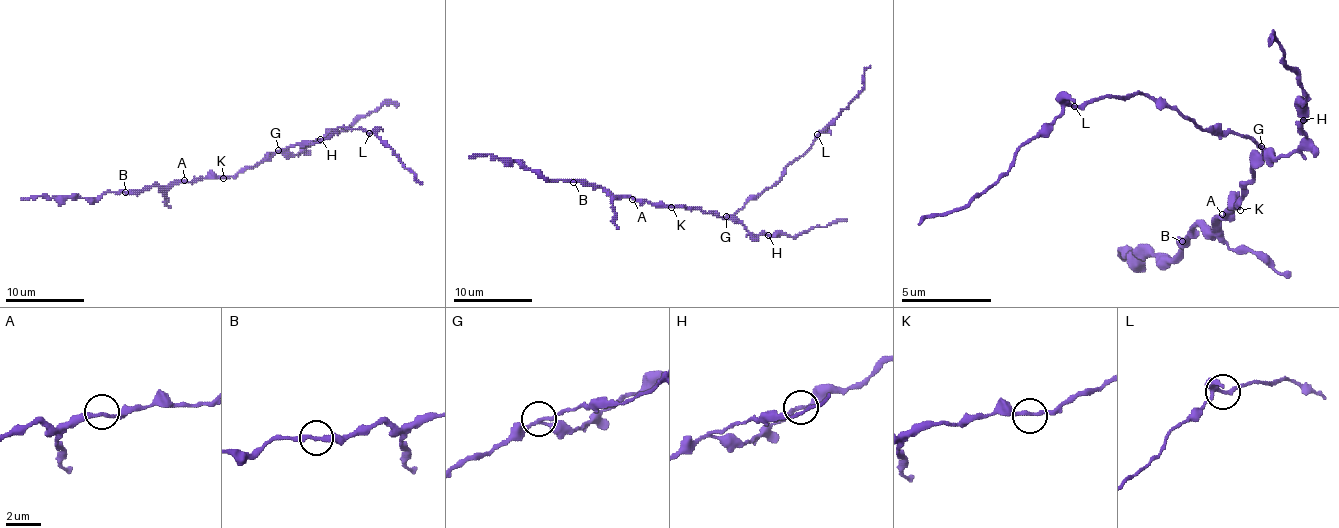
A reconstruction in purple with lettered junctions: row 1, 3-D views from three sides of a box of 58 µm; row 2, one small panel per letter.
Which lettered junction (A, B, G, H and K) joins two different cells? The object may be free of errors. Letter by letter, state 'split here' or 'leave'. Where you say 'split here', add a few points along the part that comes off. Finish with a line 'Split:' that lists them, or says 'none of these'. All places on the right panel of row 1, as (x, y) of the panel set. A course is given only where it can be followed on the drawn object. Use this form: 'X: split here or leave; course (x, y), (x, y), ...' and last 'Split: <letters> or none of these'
A: leave
B: leave
G: split here; course (1262, 147), (1195, 124), (1146, 93), (1101, 97), (1065, 106), (966, 205), (930, 214), (916, 223)
H: leave
K: leave
Split: G

